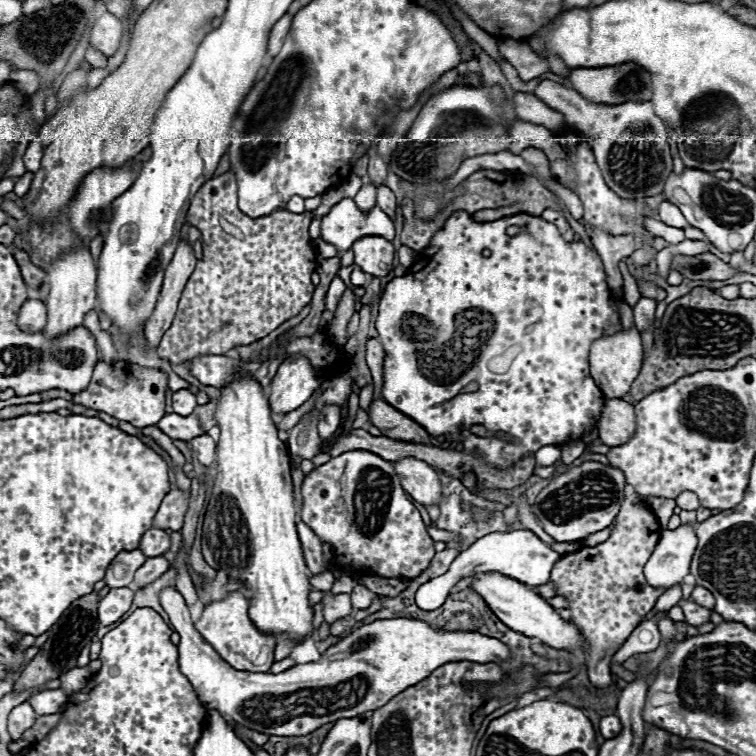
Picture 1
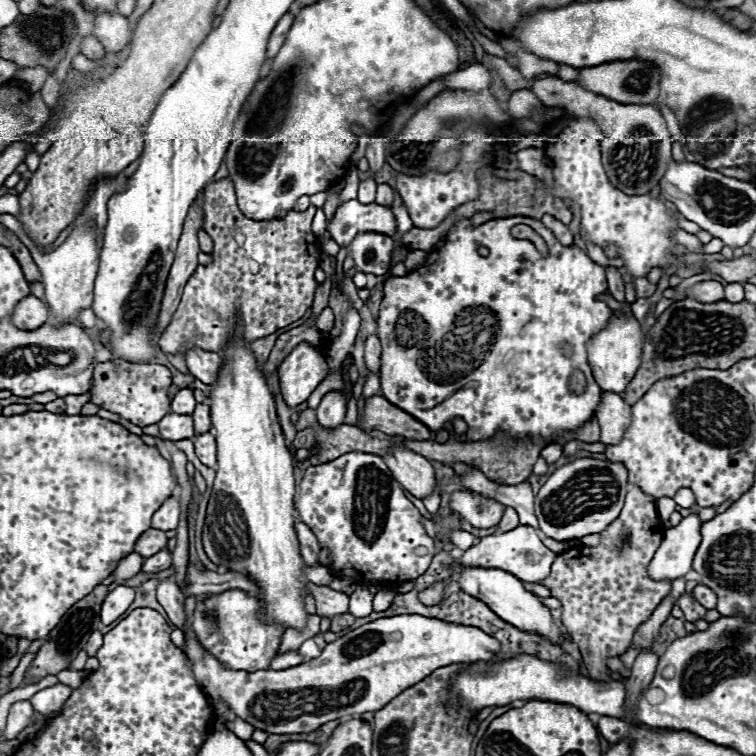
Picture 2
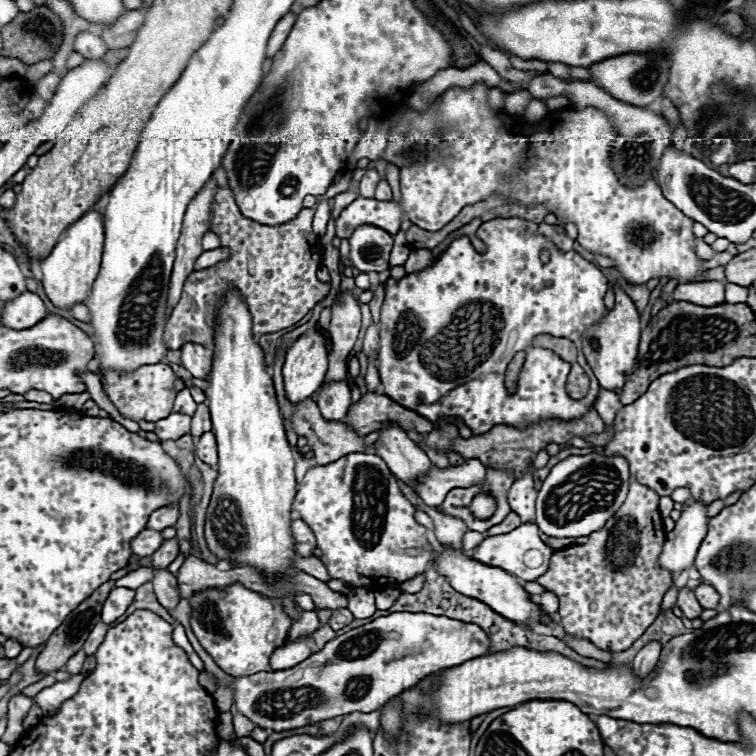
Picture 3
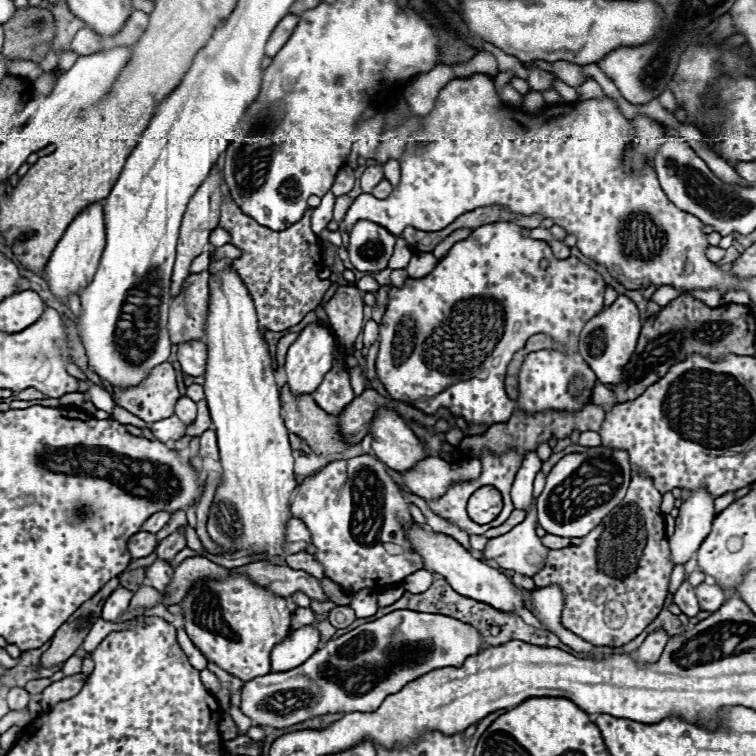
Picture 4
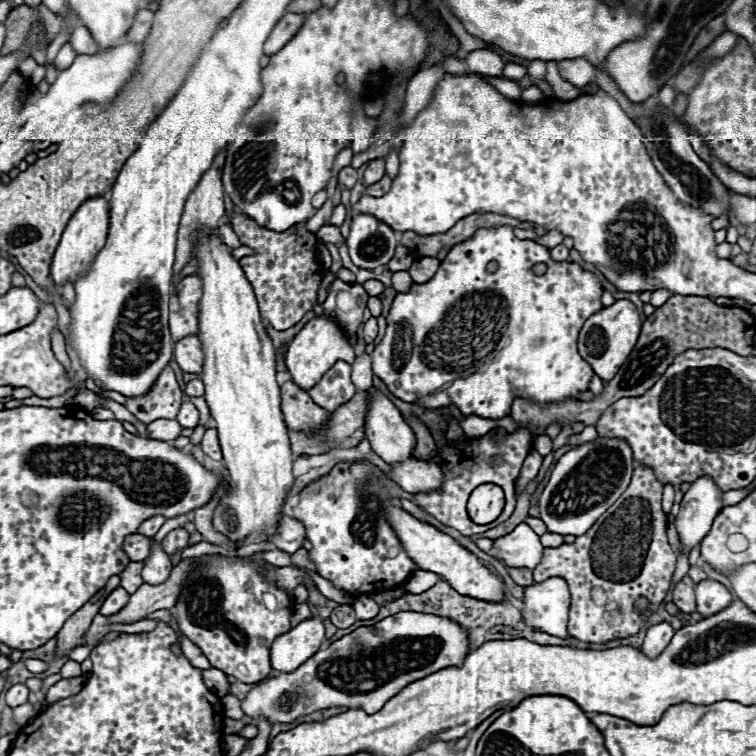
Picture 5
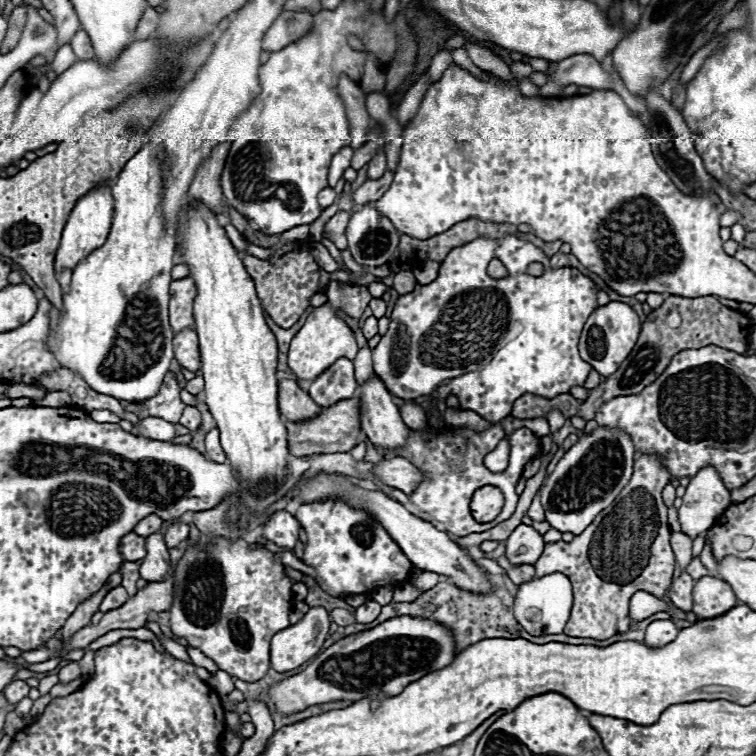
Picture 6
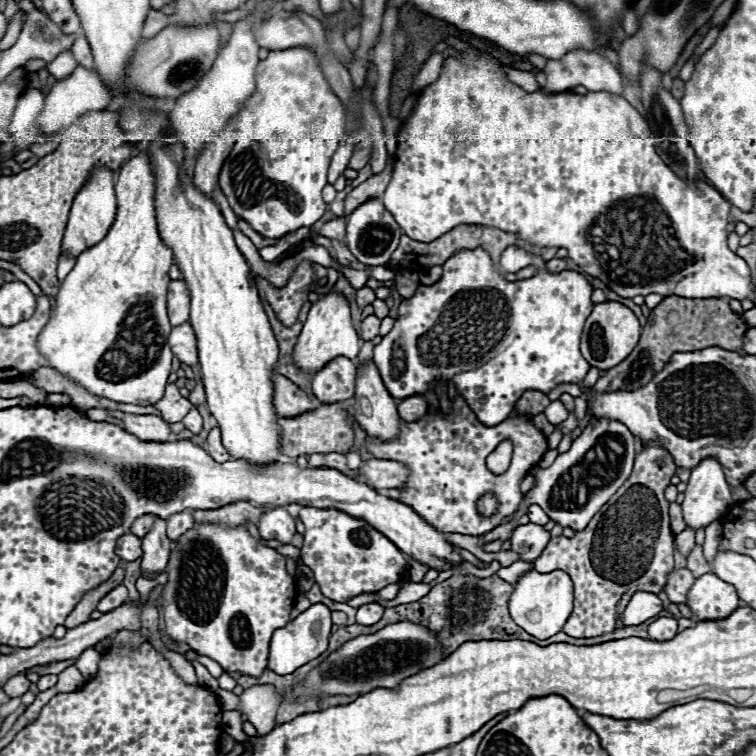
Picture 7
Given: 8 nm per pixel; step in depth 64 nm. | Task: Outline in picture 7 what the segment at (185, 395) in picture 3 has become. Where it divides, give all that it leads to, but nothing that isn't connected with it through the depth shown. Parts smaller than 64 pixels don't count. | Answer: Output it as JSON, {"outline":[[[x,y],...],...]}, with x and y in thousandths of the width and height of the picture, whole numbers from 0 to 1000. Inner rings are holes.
{"outline":[[[259,540],[251,542],[249,550],[246,550],[241,558],[243,558],[243,563],[246,563],[254,574],[265,574],[265,569],[267,569],[267,550],[262,548]]]}

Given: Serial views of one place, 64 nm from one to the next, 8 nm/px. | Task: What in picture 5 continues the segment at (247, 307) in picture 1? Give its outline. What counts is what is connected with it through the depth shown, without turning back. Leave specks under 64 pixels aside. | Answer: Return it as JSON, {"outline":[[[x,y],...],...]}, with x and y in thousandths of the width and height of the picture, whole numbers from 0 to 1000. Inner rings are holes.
{"outline":[[[310,280],[302,296],[310,302],[310,307],[315,310],[323,325],[331,325],[339,331],[336,339],[323,339],[317,344],[317,352],[325,360],[339,386],[347,421],[354,423],[365,437],[378,437],[394,429],[399,418],[421,397],[421,384],[426,376],[426,360],[415,333],[421,323],[418,312],[407,304],[397,304],[394,310],[389,310],[386,304],[360,307],[360,304],[344,302],[333,288],[317,280]],[[257,365],[230,376],[225,394],[225,439],[230,450],[262,439],[262,397],[267,394],[267,370]]]}

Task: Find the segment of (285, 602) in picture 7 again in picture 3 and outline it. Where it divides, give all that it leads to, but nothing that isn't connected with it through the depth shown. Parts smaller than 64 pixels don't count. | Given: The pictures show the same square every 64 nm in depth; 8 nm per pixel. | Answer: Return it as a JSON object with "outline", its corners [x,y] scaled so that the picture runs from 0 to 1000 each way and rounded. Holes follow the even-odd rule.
{"outline":[[[304,772],[299,778],[275,778],[270,783],[257,783],[251,791],[251,831],[257,841],[262,844],[265,854],[283,870],[283,876],[307,894],[331,894],[339,889],[354,889],[357,886],[357,868],[360,862],[373,854],[381,844],[381,833],[386,828],[386,817],[376,810],[376,802],[362,796],[360,791],[344,788],[341,783],[333,783],[331,778],[323,778],[323,772]]]}

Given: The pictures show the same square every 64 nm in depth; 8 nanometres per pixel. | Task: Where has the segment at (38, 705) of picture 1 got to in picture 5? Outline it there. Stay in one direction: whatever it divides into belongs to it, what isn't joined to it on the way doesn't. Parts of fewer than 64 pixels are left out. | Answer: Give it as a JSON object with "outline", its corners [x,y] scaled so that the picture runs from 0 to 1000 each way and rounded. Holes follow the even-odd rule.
{"outline":[[[103,894],[103,897],[90,897],[90,899],[74,902],[74,905],[63,913],[61,929],[69,931],[69,929],[74,929],[74,926],[82,926],[82,923],[90,923],[90,921],[103,918],[103,915],[108,913],[111,902],[114,902],[114,894]]]}

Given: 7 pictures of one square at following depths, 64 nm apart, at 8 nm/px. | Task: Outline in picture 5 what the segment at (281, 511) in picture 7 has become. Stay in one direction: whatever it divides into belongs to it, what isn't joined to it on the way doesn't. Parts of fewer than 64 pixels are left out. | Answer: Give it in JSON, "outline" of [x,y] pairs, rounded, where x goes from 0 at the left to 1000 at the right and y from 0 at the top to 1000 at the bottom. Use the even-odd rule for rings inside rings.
{"outline":[[[370,680],[365,704],[357,709],[357,717],[362,717],[365,725],[370,725],[381,733],[389,733],[394,725],[399,725],[402,709],[405,709],[402,696],[392,685]]]}

